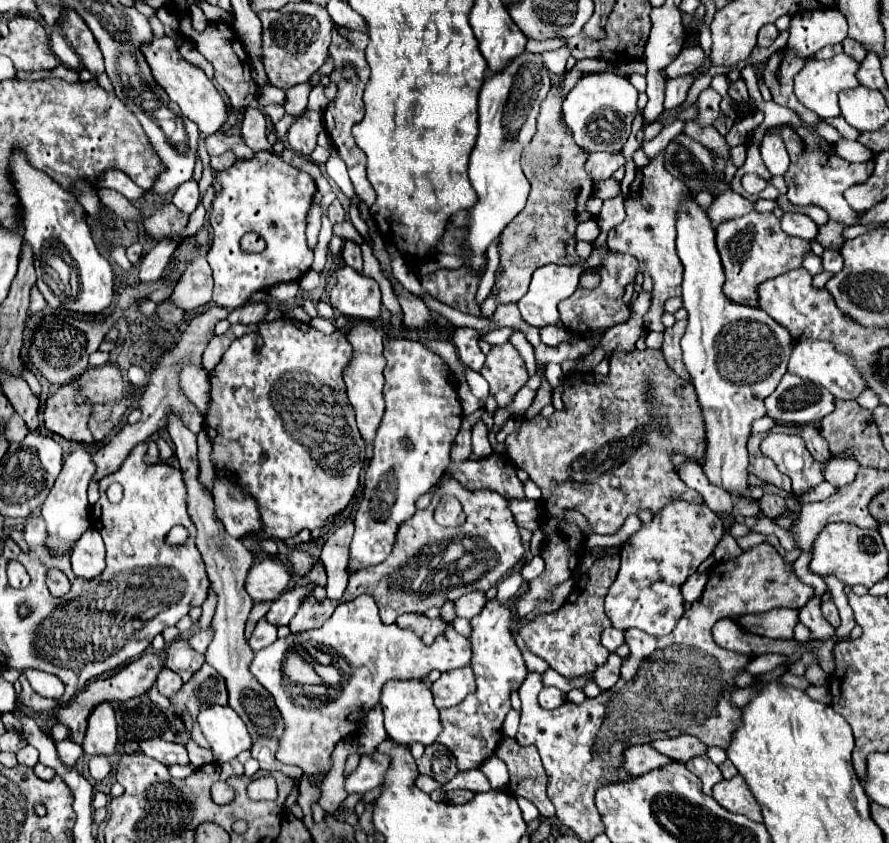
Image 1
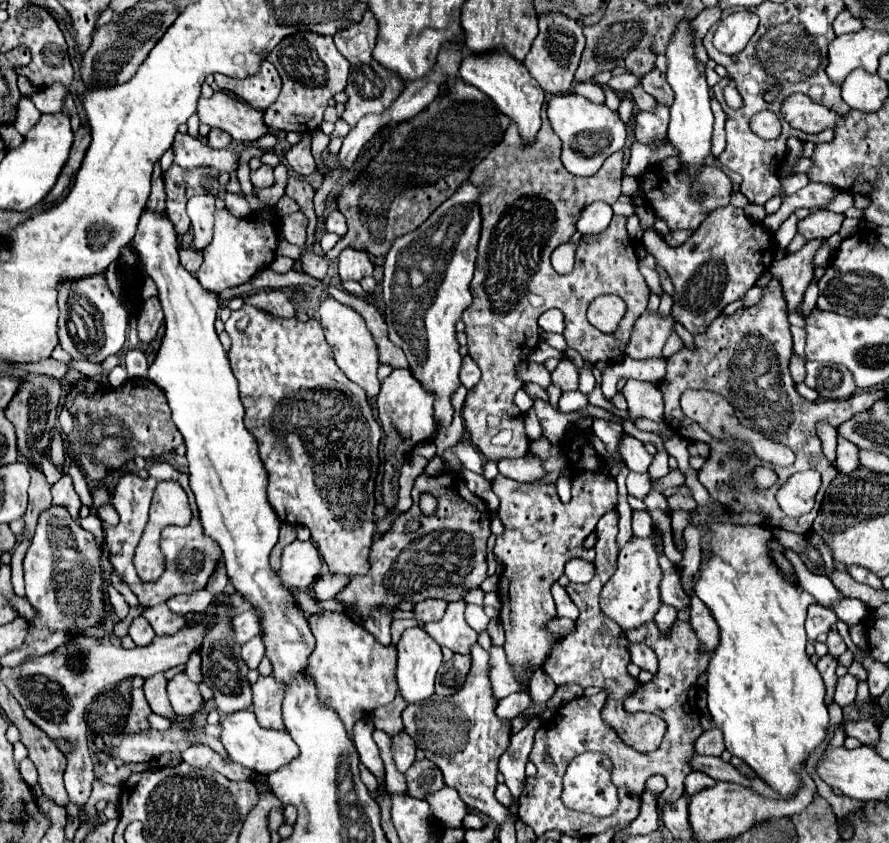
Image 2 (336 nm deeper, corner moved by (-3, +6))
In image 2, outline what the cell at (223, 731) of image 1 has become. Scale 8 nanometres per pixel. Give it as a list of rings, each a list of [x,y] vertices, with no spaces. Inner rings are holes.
[[[239,710],[233,714],[227,714],[221,722],[221,742],[225,750],[229,752],[229,758],[237,764],[243,764],[245,768],[259,772],[259,774],[271,774],[277,772],[281,766],[289,764],[293,758],[299,756],[297,744],[291,740],[291,736],[285,730],[267,730],[261,728],[255,720],[255,714],[251,710]]]

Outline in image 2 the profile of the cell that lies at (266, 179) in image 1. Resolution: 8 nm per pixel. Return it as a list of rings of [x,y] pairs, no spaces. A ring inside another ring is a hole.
[[[225,208],[215,212],[215,238],[211,242],[211,246],[207,246],[203,250],[203,266],[199,268],[199,272],[195,274],[199,284],[203,284],[205,290],[209,292],[221,292],[225,288],[231,286],[239,286],[249,282],[249,278],[253,278],[259,270],[267,268],[275,256],[275,248],[277,248],[277,224],[279,220],[273,214],[255,214],[247,220],[235,218],[233,214],[229,214]]]

